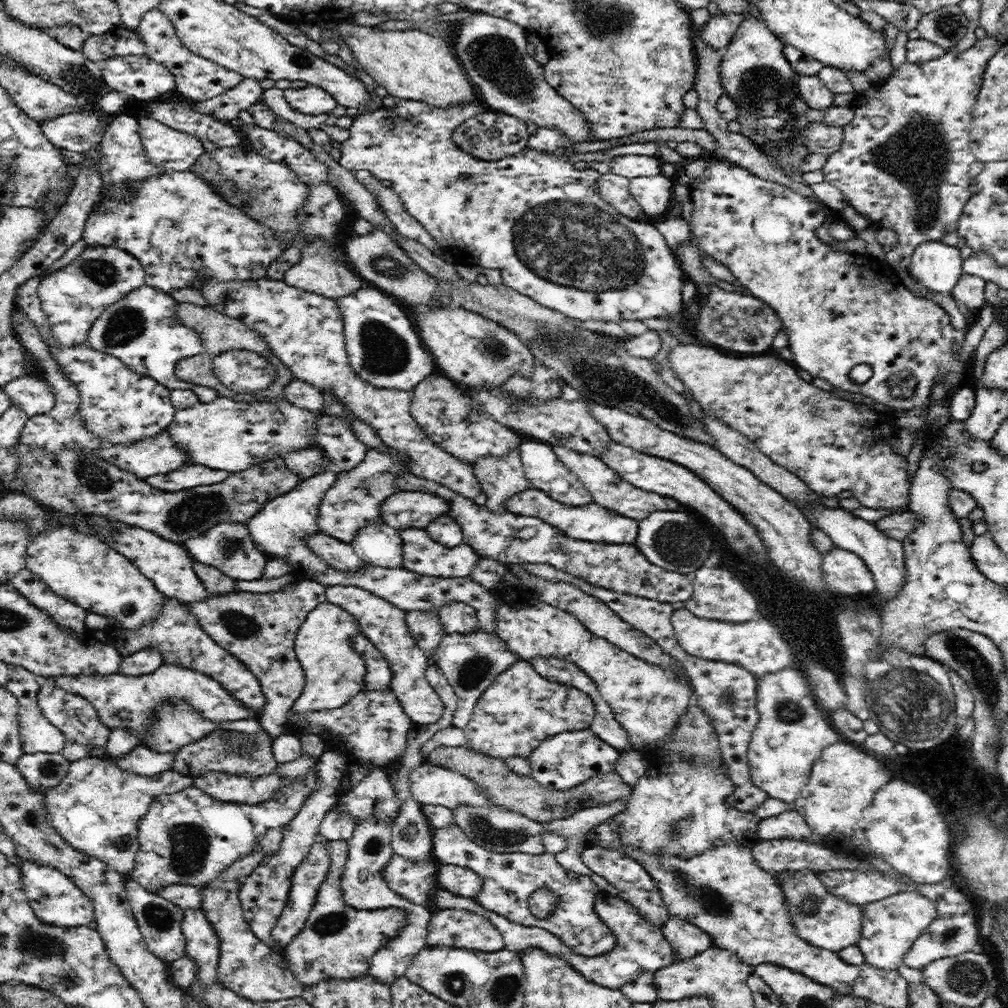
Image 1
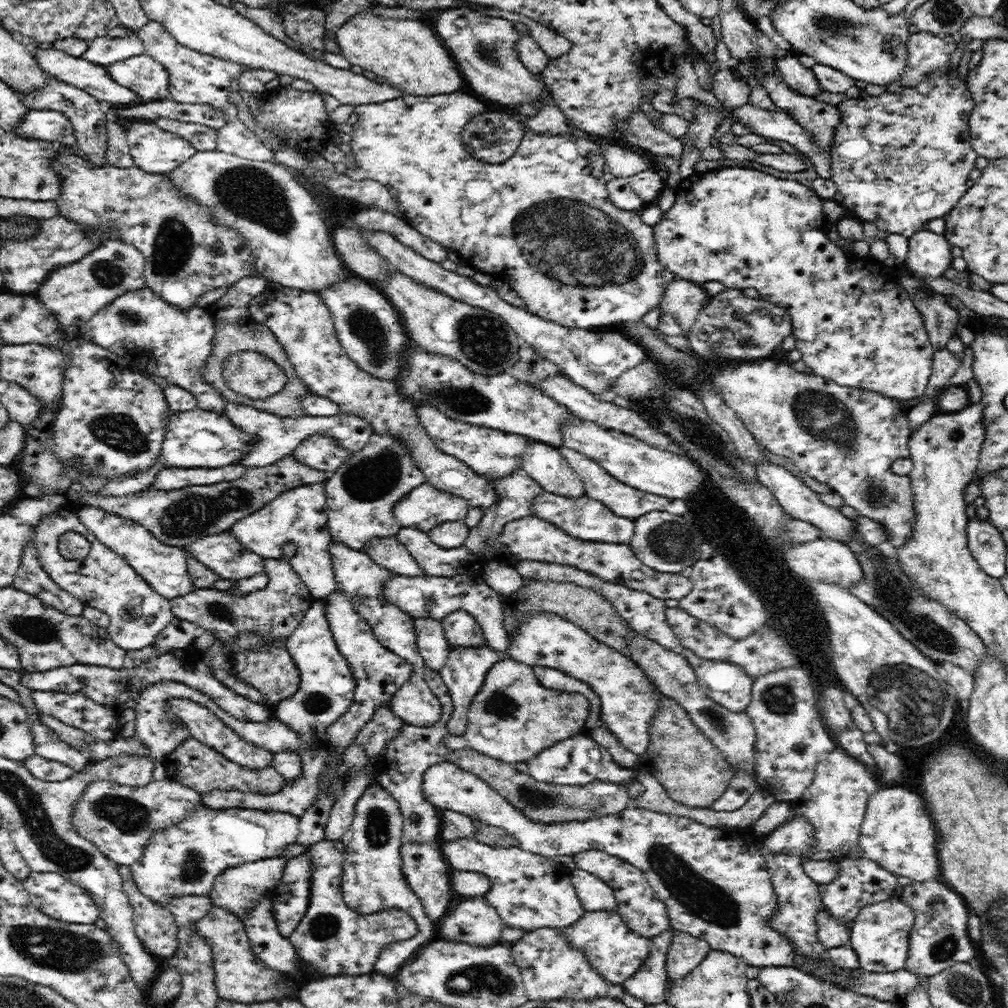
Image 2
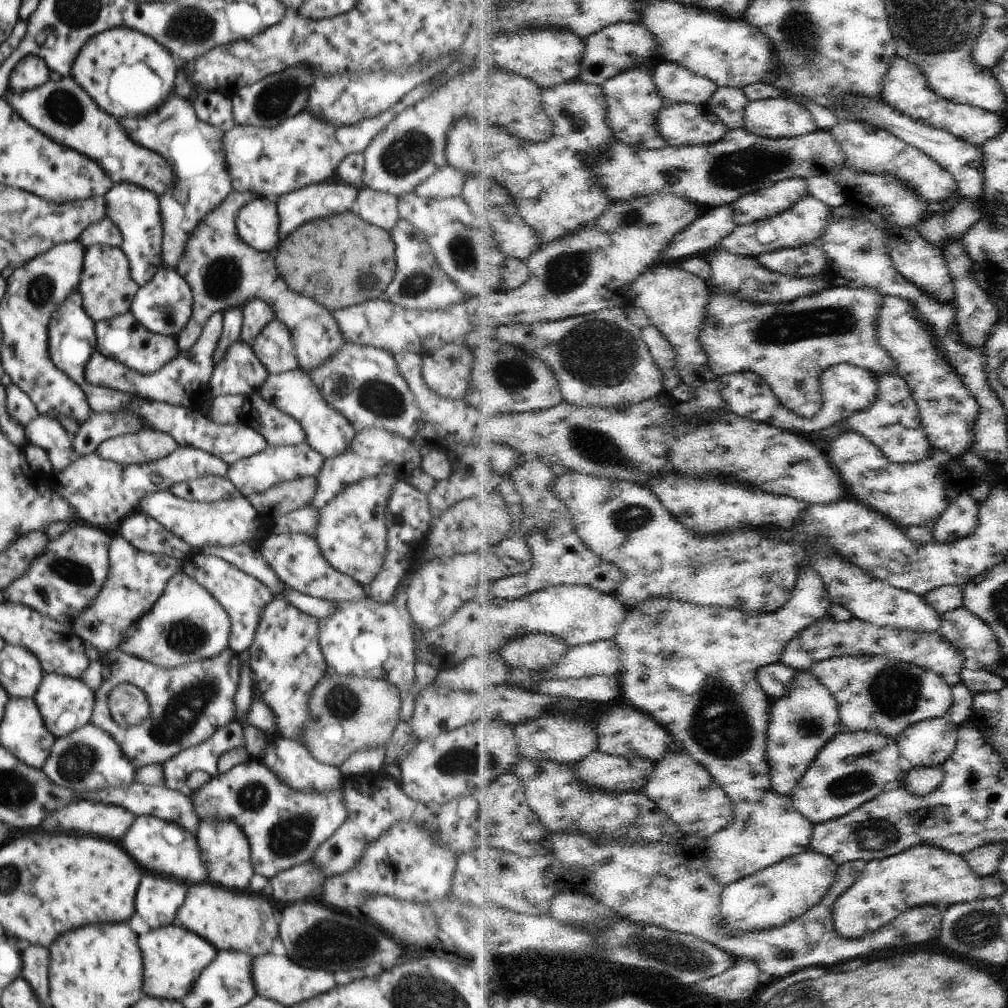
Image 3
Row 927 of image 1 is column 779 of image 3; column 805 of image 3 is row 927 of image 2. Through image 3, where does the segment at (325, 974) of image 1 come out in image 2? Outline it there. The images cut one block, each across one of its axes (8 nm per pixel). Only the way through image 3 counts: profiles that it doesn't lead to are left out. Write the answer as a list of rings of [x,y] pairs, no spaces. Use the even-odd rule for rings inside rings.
[[[322,840],[308,850],[315,858],[311,904],[298,928],[289,936],[302,970],[308,976],[338,977],[341,974],[361,976],[371,973],[383,948],[408,940],[417,933],[416,920],[406,910],[392,907],[361,915],[346,905],[341,891],[343,864],[346,855],[343,840]]]

